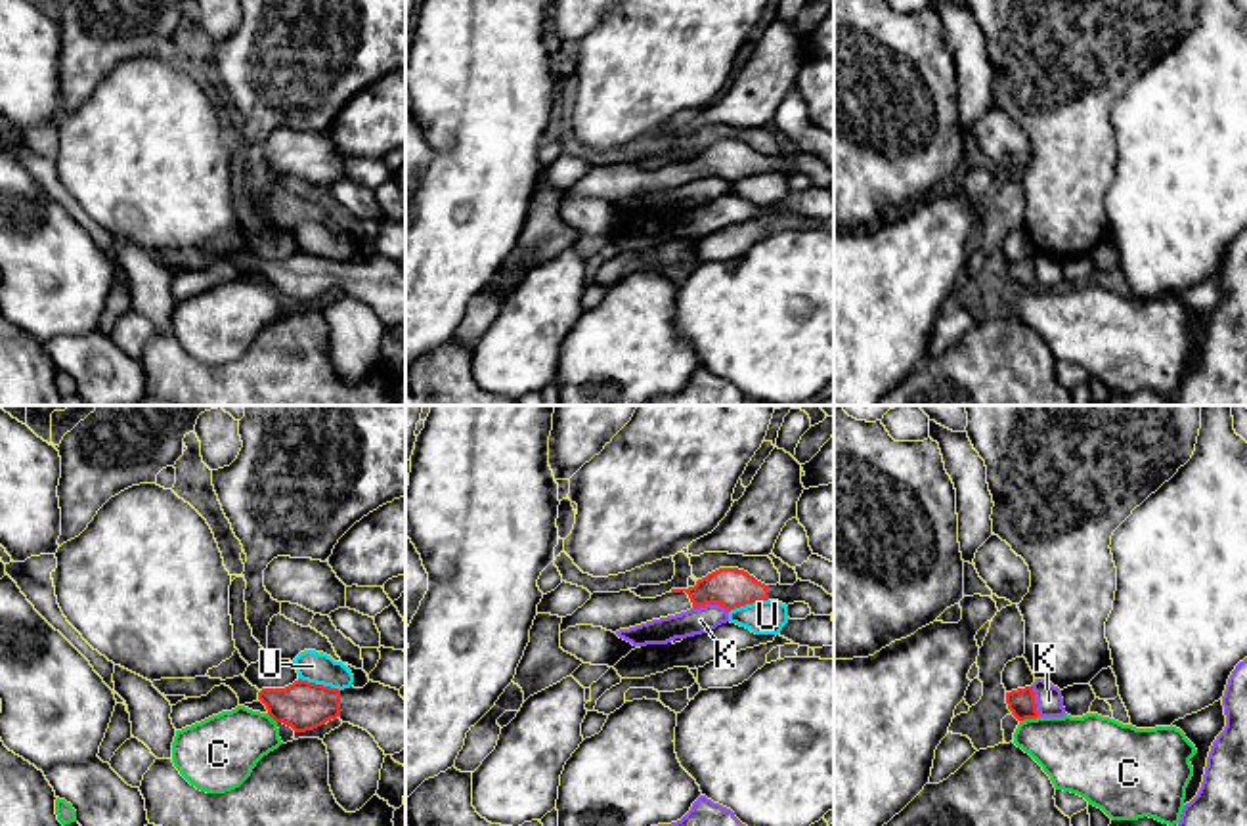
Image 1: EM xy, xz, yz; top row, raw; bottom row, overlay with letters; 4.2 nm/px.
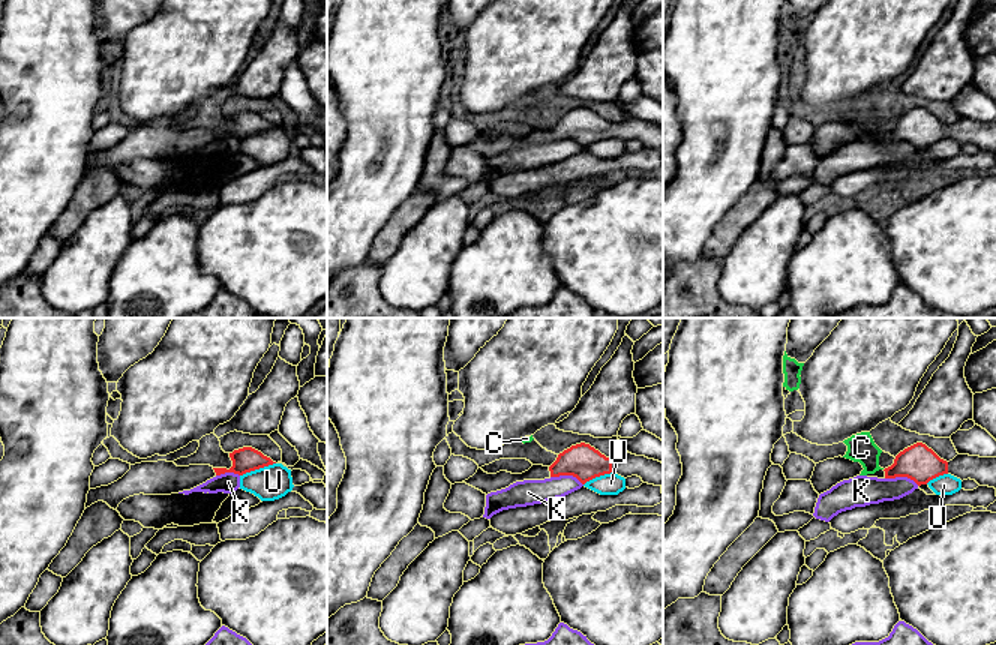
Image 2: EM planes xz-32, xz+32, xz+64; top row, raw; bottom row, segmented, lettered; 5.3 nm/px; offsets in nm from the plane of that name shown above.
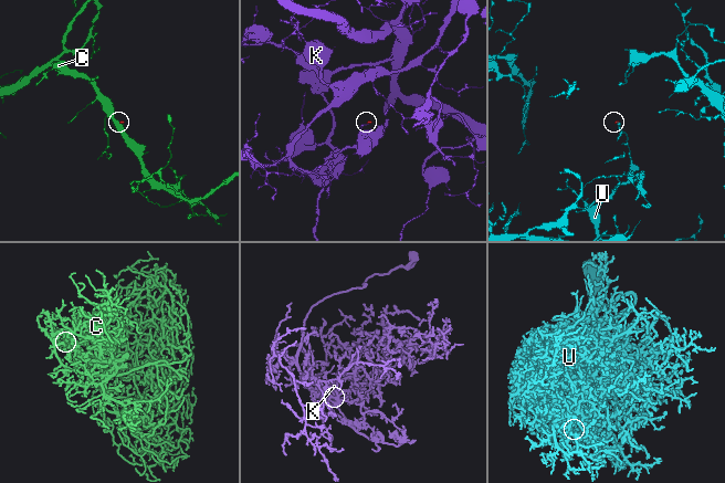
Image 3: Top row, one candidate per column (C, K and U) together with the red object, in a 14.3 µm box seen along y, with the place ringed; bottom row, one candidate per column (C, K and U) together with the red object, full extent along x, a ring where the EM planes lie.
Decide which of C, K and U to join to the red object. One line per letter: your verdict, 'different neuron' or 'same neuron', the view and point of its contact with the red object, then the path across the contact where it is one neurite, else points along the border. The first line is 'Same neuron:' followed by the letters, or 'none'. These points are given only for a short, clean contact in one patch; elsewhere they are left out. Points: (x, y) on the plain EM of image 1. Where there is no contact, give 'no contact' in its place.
Same neuron: none
C: different neuron; contact yz (1028, 289); border yz (1037, 287), (1020, 293)
K: different neuron; contact xz (712, 174); border xz (693, 178), (721, 176), (729, 182)
U: different neuron; contact xy (320, 257); border xy (299, 249), (339, 262)

